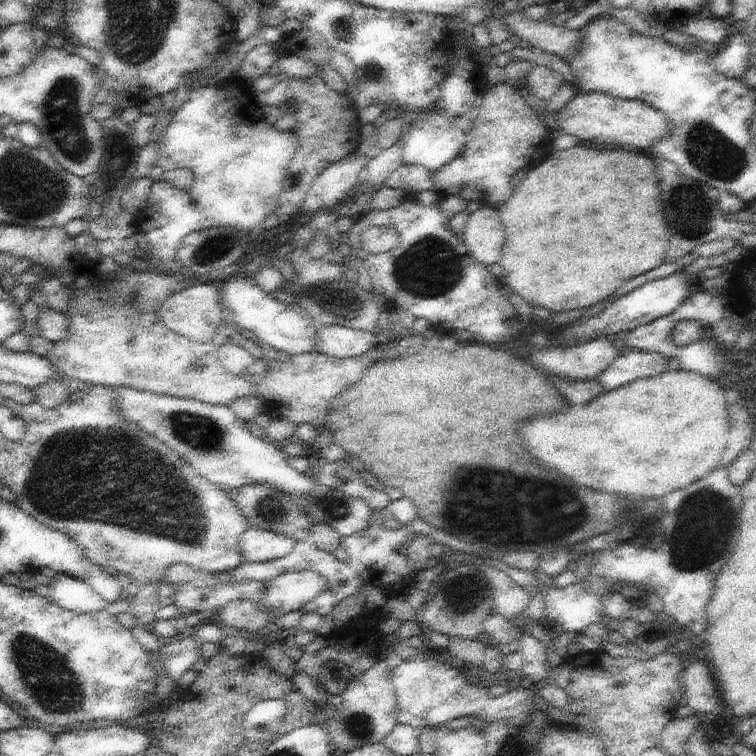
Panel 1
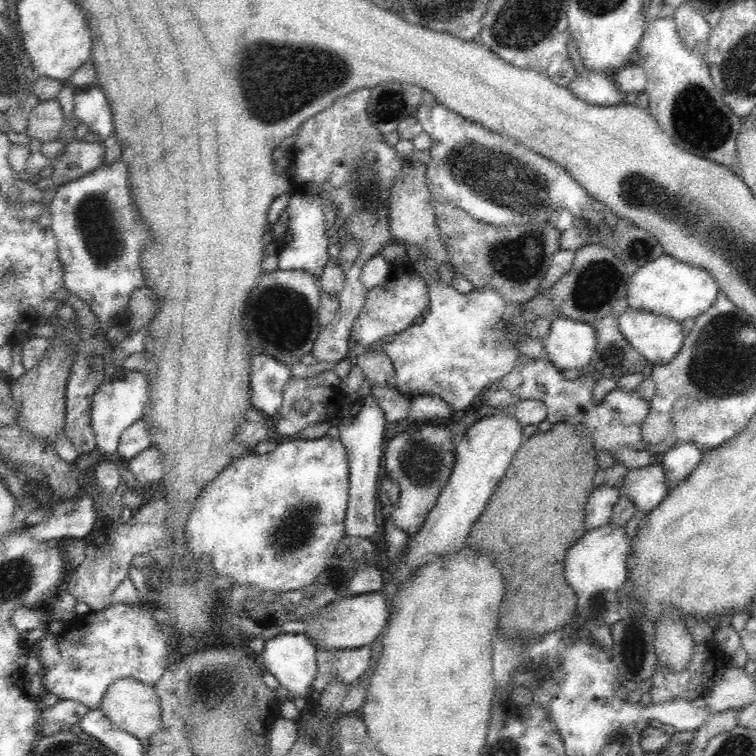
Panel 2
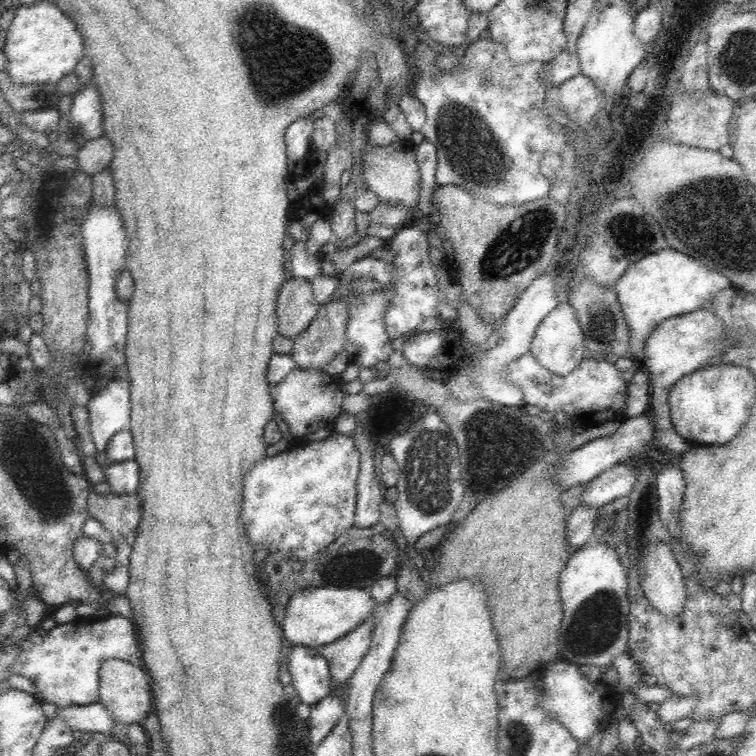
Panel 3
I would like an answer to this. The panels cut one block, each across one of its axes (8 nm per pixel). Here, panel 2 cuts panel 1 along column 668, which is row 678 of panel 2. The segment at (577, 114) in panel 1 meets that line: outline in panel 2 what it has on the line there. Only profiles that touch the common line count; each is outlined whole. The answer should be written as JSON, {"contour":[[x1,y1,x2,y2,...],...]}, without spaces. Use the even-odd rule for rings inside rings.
{"contour":[[131,676,118,678,109,684,99,709,112,724,139,739,149,739,160,728,161,710,155,688]]}

